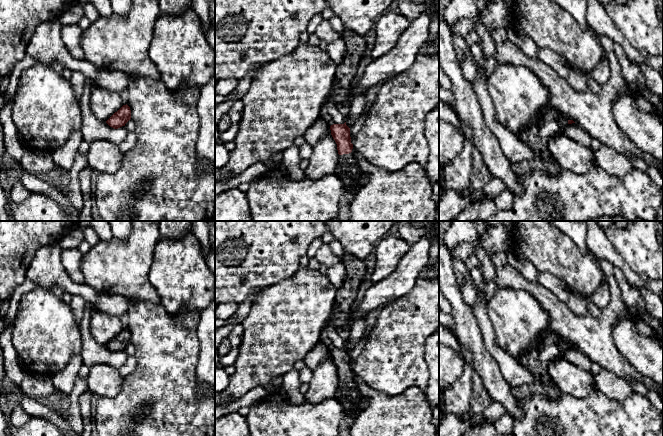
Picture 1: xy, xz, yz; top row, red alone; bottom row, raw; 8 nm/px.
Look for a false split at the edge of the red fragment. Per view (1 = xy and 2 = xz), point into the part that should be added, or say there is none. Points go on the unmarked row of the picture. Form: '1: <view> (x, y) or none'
1: none
2: xz (336, 333)

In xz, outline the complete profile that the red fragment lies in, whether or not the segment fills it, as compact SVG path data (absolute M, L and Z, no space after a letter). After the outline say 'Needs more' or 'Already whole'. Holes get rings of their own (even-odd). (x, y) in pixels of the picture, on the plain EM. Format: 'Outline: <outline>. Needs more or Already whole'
Outline: M346 252L342 263L346 269L346 278L336 292L333 313L322 335L337 368L339 384L335 399L343 407L344 413L350 413L354 411L362 395L355 384L356 374L351 367L350 352L346 349L346 344L351 331L350 315L359 301L359 289L367 266L364 260Z. Needs more

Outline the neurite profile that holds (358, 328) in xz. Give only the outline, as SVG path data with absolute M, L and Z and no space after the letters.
M357 319L351 326L350 336L346 344L346 349L351 352L356 343L363 337L366 329L366 320Z

